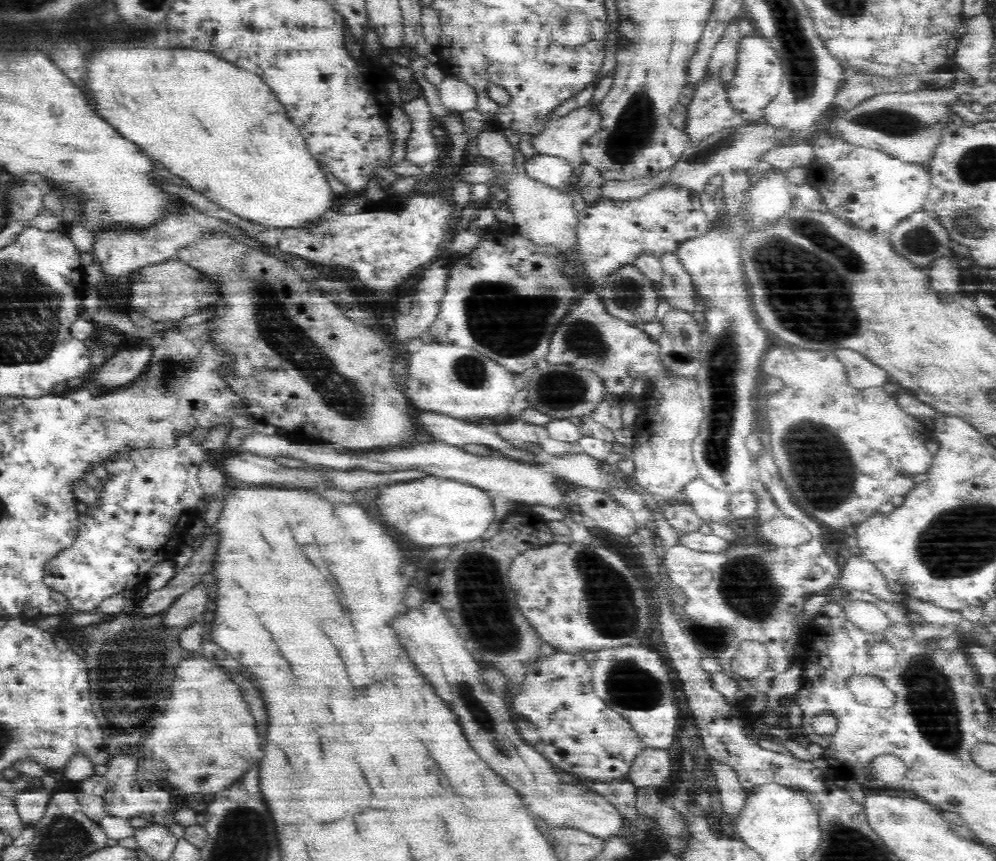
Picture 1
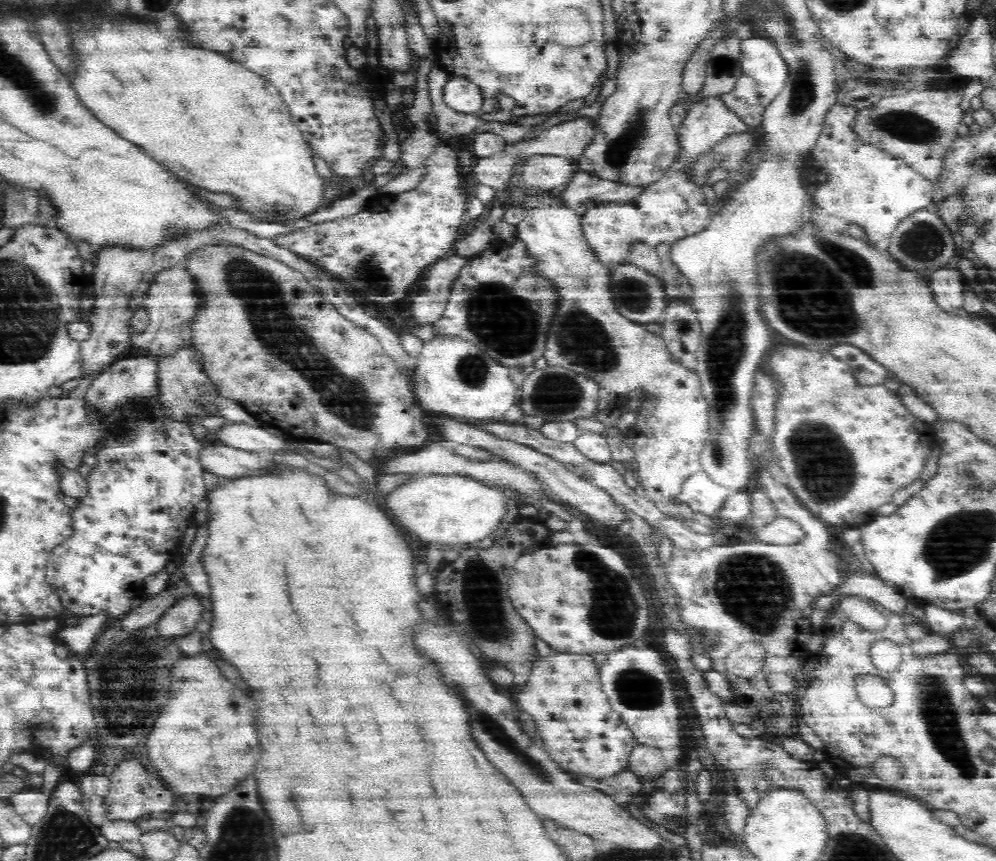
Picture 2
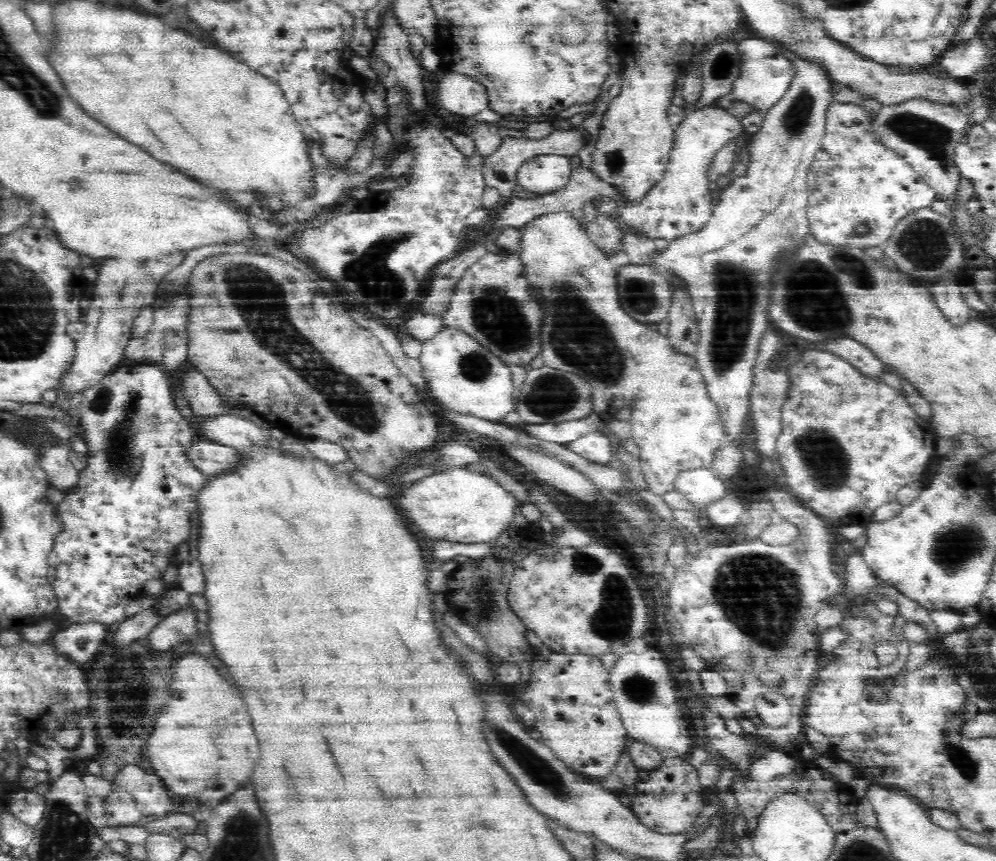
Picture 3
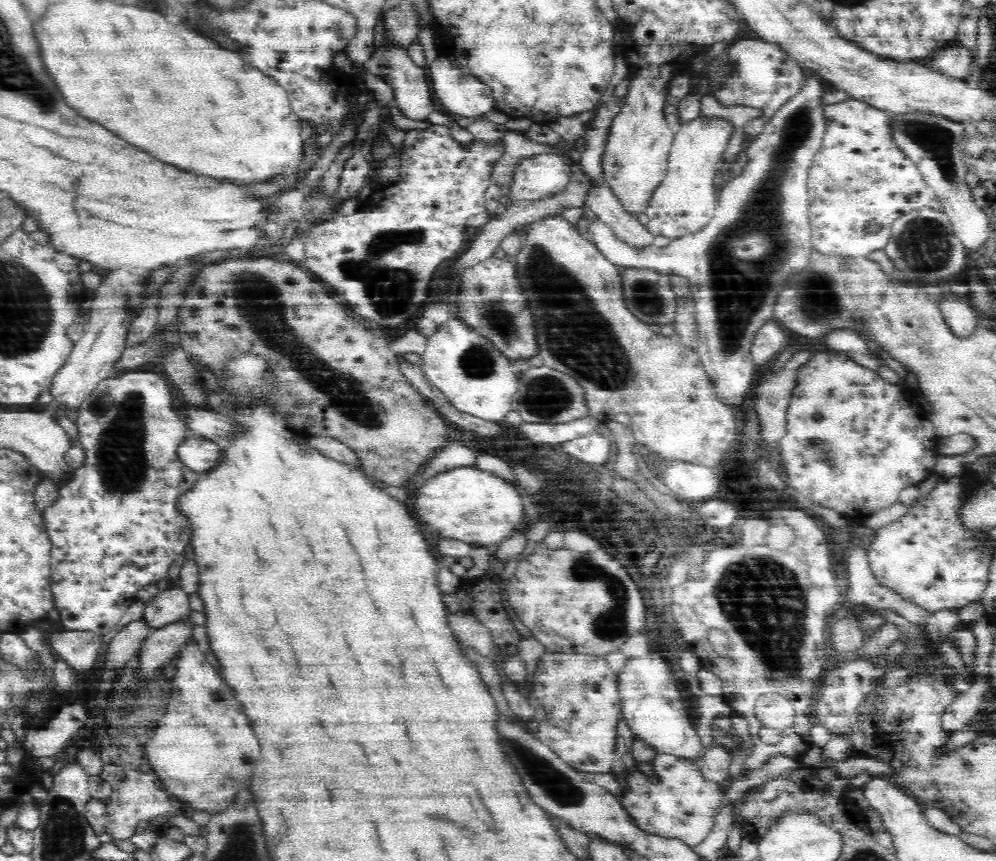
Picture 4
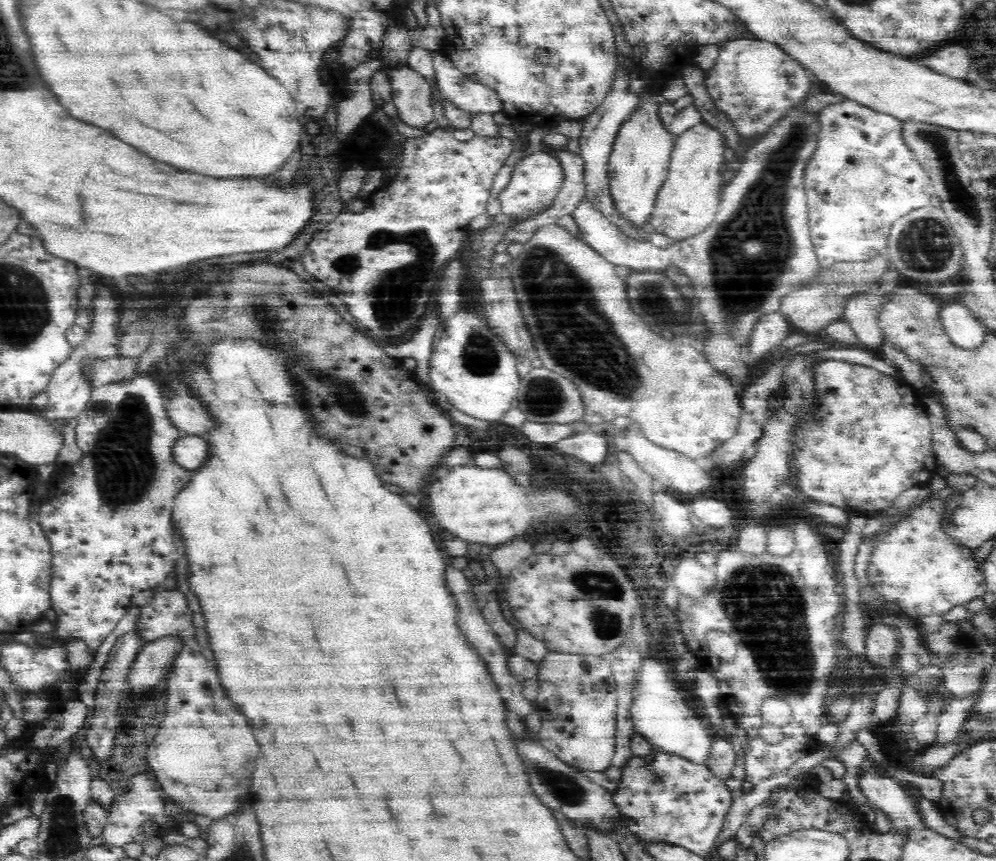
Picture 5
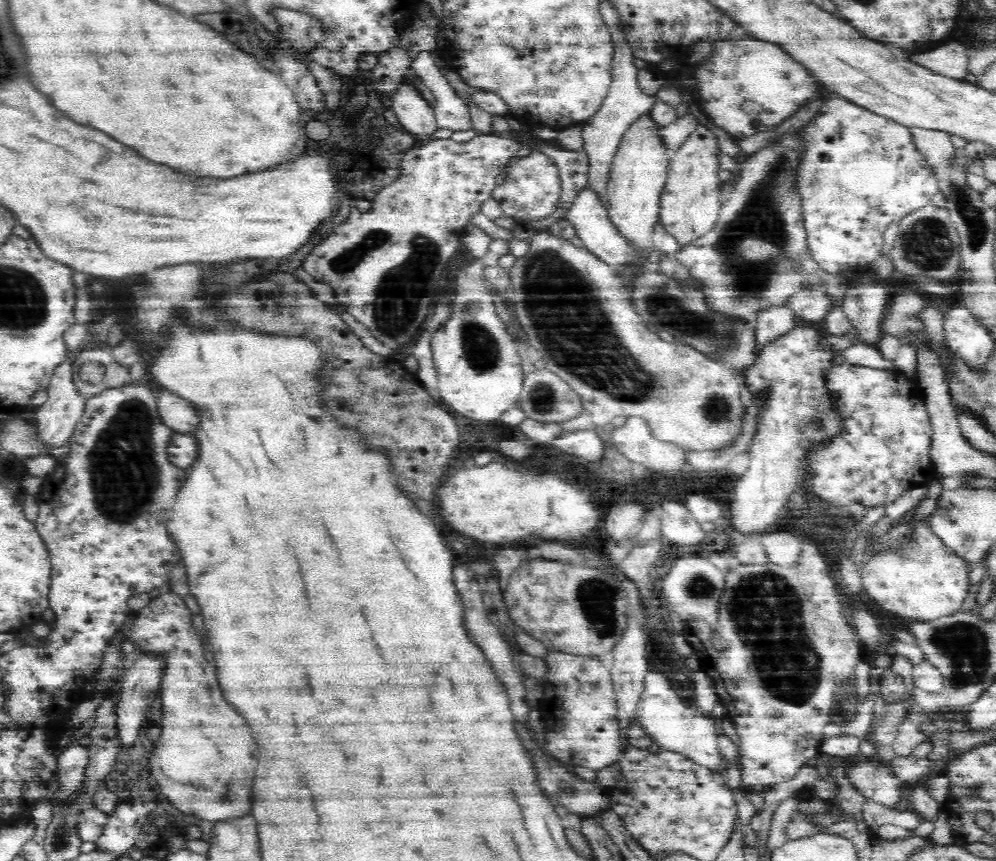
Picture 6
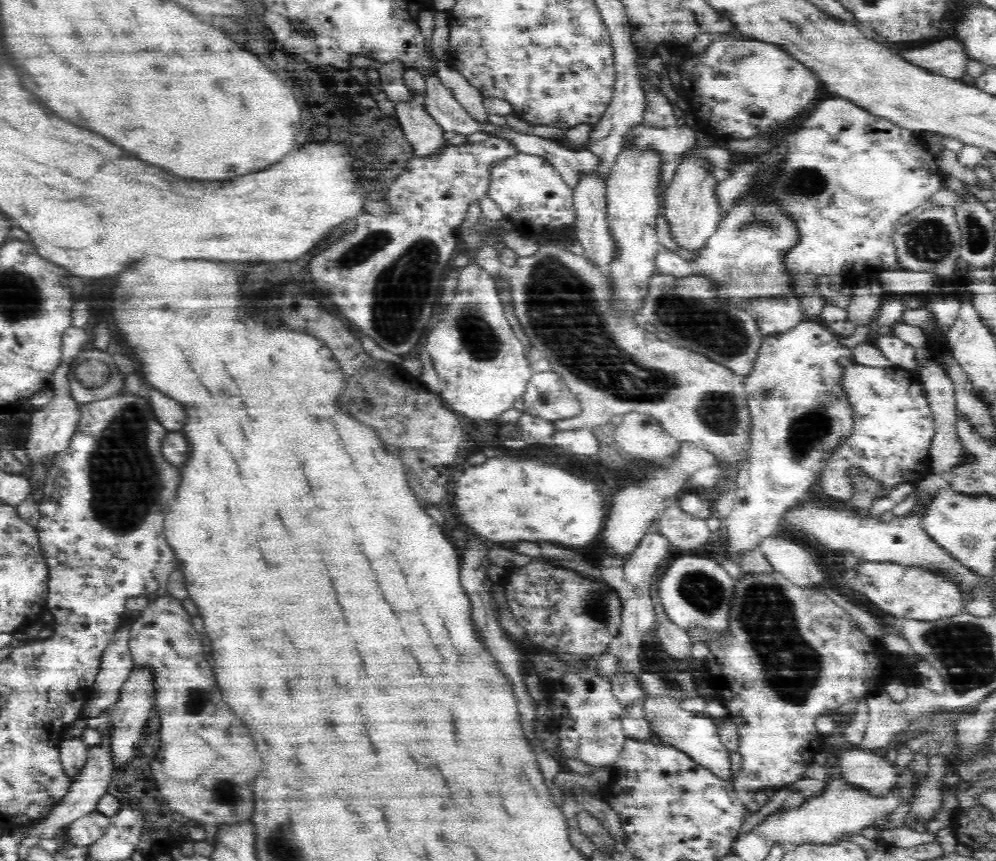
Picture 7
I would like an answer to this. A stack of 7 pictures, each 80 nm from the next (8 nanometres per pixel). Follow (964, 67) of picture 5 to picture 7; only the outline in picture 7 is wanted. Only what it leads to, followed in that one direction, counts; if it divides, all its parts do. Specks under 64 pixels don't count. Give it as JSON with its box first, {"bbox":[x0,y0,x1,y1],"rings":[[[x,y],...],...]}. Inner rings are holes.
{"bbox":[899,39,969,80],"rings":[[[958,39],[942,40],[938,44],[924,48],[910,48],[910,50],[905,48],[899,50],[899,53],[908,62],[937,75],[956,80],[967,74],[966,66],[969,62],[967,48]]]}

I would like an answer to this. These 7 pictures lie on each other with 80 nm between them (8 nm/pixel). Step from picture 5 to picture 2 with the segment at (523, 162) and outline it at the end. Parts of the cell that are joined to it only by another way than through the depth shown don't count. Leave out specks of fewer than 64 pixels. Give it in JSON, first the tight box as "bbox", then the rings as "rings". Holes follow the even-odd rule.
{"bbox":[522,155,577,190],"rings":[[[534,155],[525,158],[522,178],[536,188],[560,190],[575,175],[577,167],[561,156]]]}

